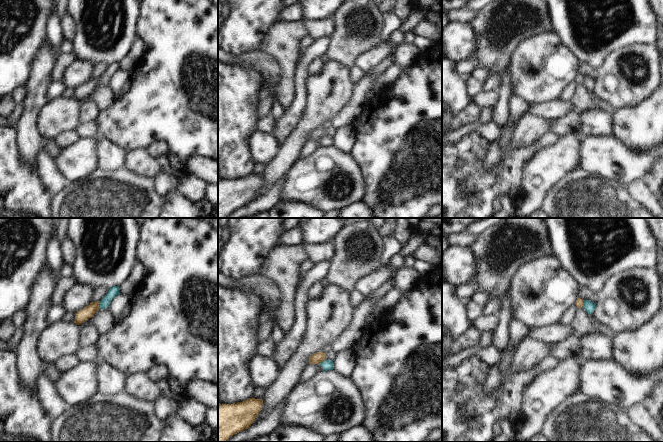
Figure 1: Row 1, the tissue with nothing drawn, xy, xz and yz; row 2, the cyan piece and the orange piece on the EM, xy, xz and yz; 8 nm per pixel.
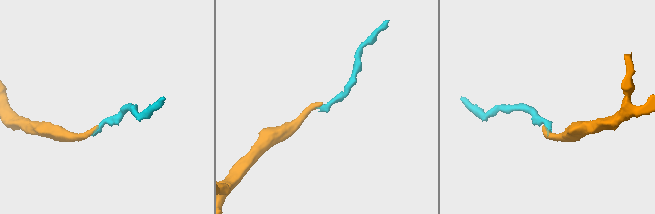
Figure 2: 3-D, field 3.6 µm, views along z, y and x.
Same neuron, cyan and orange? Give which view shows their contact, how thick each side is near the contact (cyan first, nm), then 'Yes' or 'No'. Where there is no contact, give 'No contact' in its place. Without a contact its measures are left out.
Touches cyan in xy. Thickness 80 nm (cyan) against 100 nm. No

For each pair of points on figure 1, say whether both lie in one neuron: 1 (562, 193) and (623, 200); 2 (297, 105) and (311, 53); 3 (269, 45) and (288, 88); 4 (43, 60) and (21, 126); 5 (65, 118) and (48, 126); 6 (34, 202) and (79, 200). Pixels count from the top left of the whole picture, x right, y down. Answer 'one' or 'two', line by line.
1: one
2: one
3: one
4: one
5: one
6: two

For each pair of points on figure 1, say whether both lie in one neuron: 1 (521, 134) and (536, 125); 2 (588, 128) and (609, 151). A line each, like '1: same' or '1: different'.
1: same
2: different

